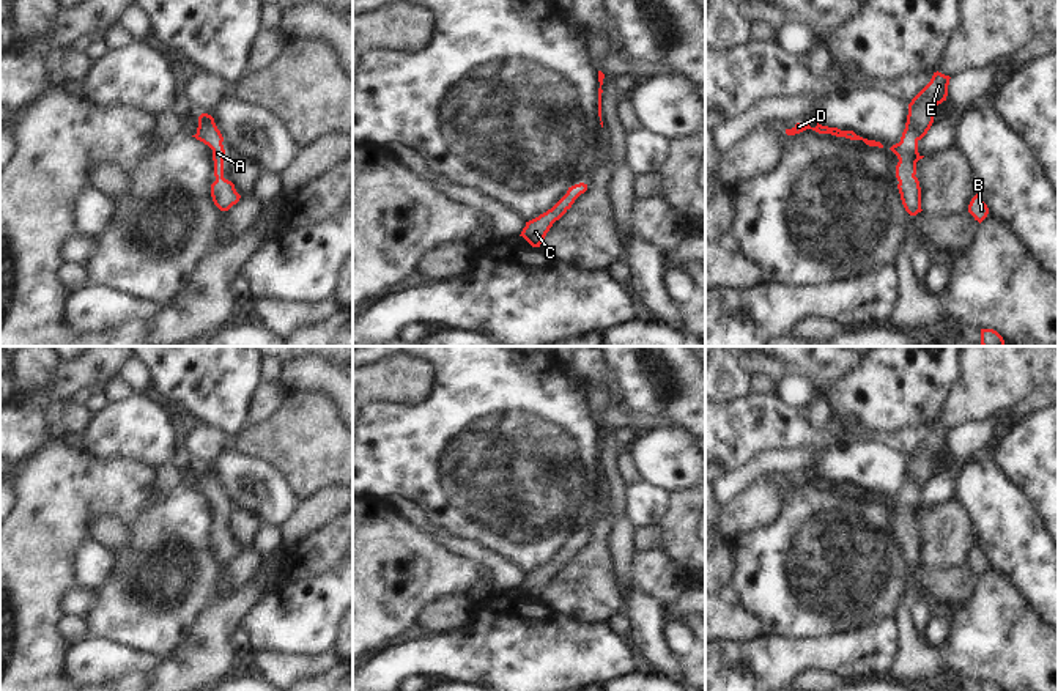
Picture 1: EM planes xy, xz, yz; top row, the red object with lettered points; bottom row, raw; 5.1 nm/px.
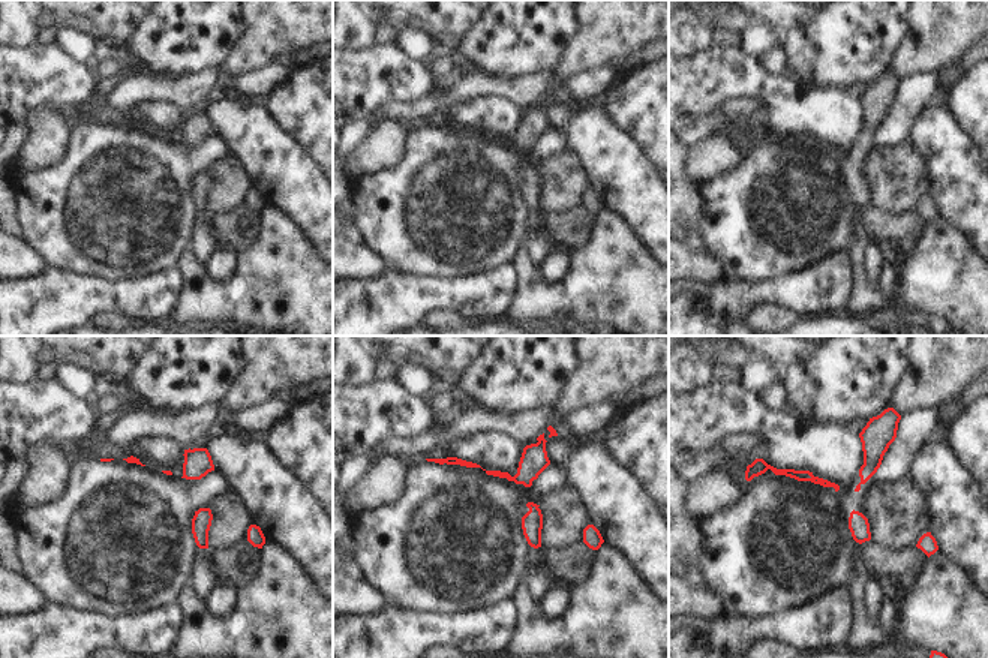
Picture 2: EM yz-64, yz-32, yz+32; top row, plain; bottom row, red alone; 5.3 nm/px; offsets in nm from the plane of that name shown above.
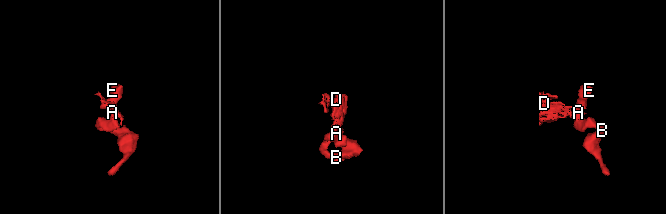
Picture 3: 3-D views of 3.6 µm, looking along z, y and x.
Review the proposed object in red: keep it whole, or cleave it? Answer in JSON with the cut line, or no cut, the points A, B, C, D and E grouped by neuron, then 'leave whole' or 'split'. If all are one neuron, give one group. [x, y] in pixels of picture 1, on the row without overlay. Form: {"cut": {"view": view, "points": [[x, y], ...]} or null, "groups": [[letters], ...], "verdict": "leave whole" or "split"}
{"cut": null, "groups": [["A", "B", "C", "D", "E"]], "verdict": "leave whole"}

